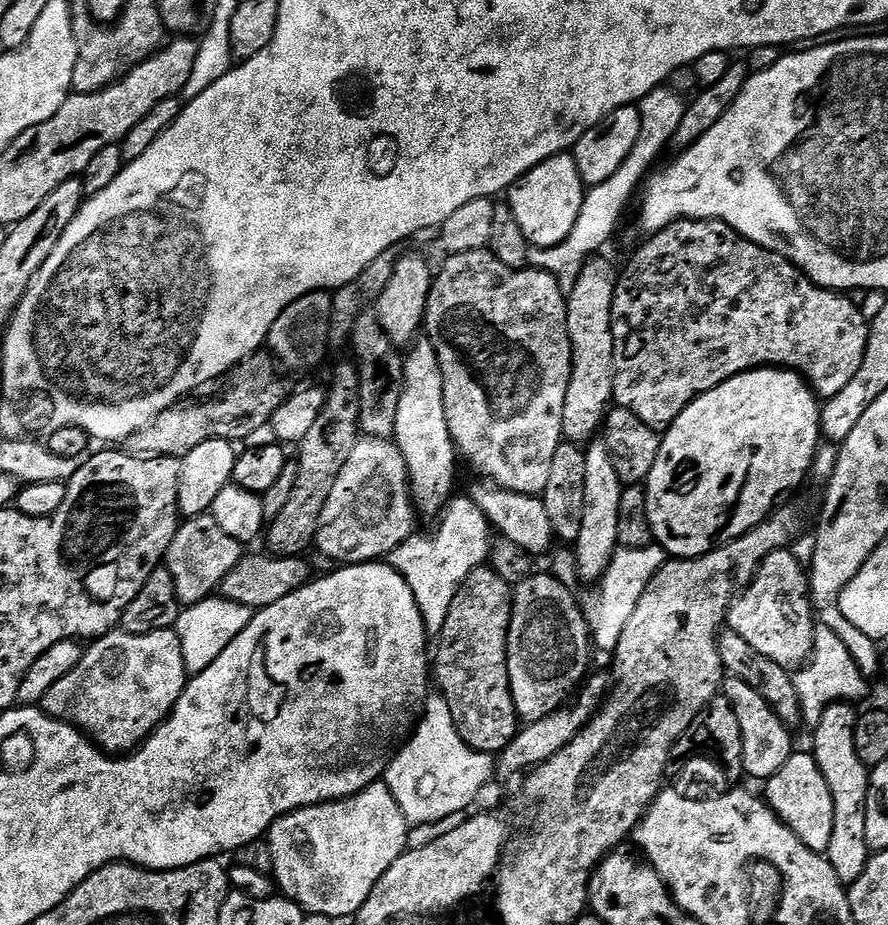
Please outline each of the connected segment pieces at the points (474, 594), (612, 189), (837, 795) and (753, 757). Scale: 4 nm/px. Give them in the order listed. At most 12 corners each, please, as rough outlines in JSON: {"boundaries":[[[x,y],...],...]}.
{"boundaries":[[[475,568],[447,605],[434,680],[460,737],[518,731],[513,585]],[[671,86],[642,97],[634,150],[585,191],[558,246],[529,265],[575,286],[615,234],[624,206],[675,139],[686,100]],[[851,703],[832,704],[810,745],[834,798],[826,859],[862,878],[870,770],[858,758]],[[737,676],[722,695],[742,726],[745,773],[759,782],[792,756],[793,729]]]}

